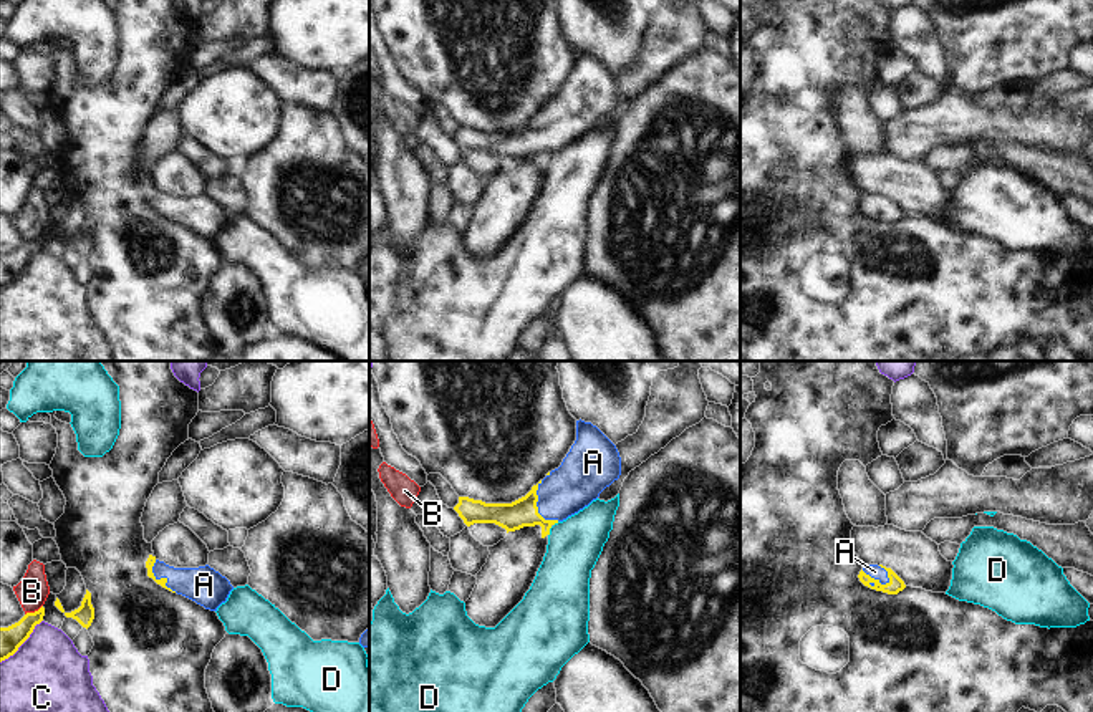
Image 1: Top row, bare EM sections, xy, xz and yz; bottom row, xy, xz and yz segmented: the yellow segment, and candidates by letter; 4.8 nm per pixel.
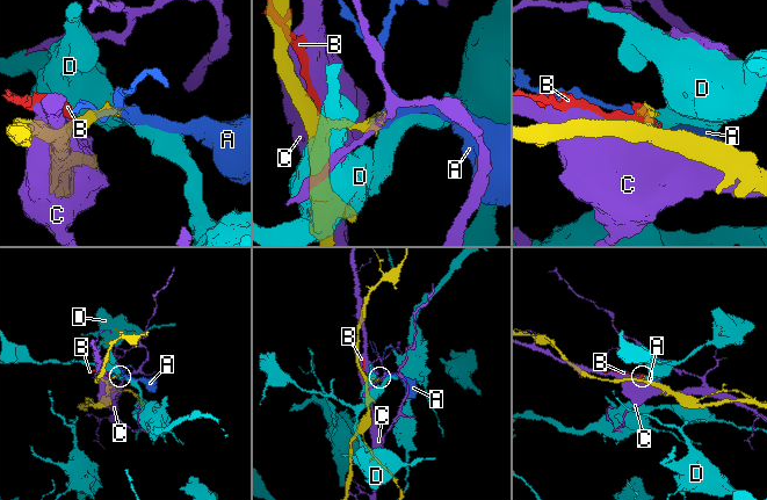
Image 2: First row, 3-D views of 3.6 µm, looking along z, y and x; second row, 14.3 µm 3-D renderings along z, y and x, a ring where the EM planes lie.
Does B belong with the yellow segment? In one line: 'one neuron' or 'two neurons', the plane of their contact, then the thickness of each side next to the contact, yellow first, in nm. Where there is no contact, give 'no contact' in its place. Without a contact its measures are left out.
two neurons | xy | 110/160 nm

